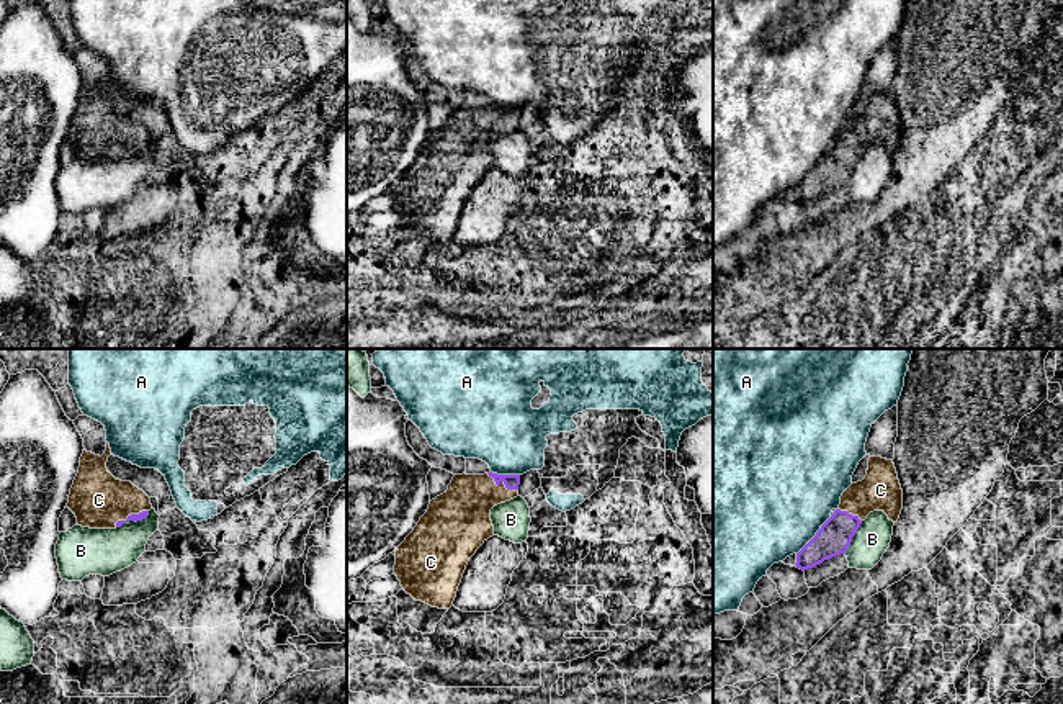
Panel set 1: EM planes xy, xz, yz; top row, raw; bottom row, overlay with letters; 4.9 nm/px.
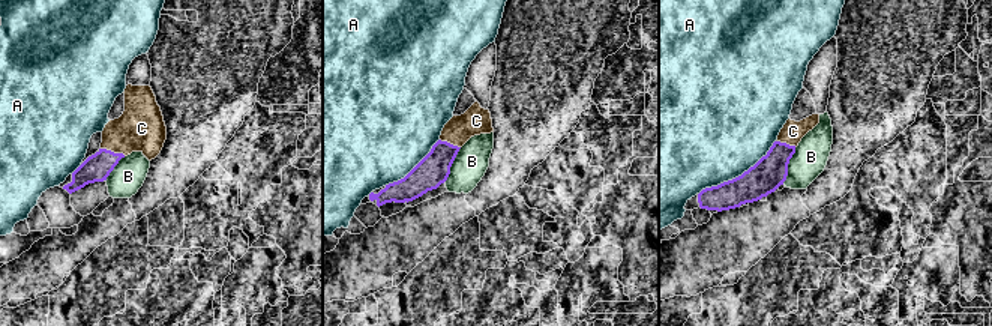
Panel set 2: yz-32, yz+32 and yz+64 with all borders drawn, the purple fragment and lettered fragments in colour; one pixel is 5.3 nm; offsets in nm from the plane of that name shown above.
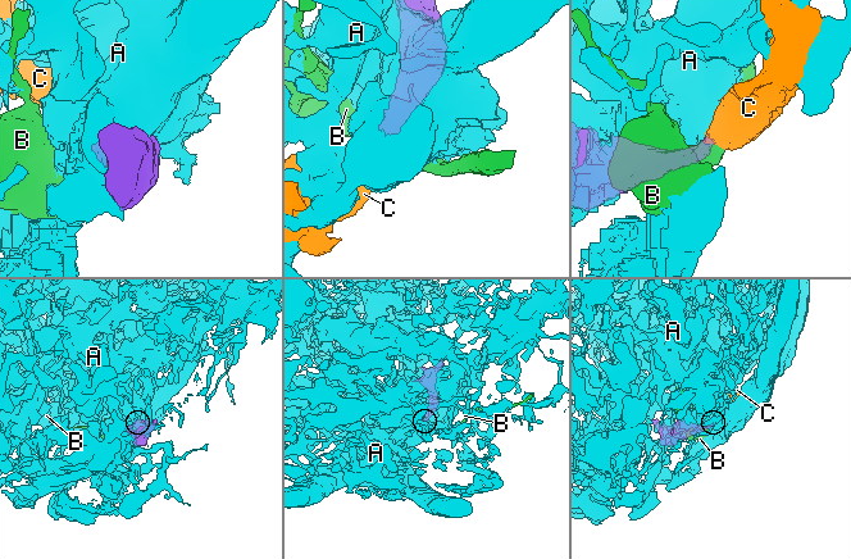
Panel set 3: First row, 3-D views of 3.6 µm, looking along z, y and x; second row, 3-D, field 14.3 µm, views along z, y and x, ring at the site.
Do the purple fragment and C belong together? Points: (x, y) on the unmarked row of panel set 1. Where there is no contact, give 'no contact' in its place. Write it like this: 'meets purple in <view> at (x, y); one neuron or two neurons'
meets purple in xz at (499, 117); one neuron

